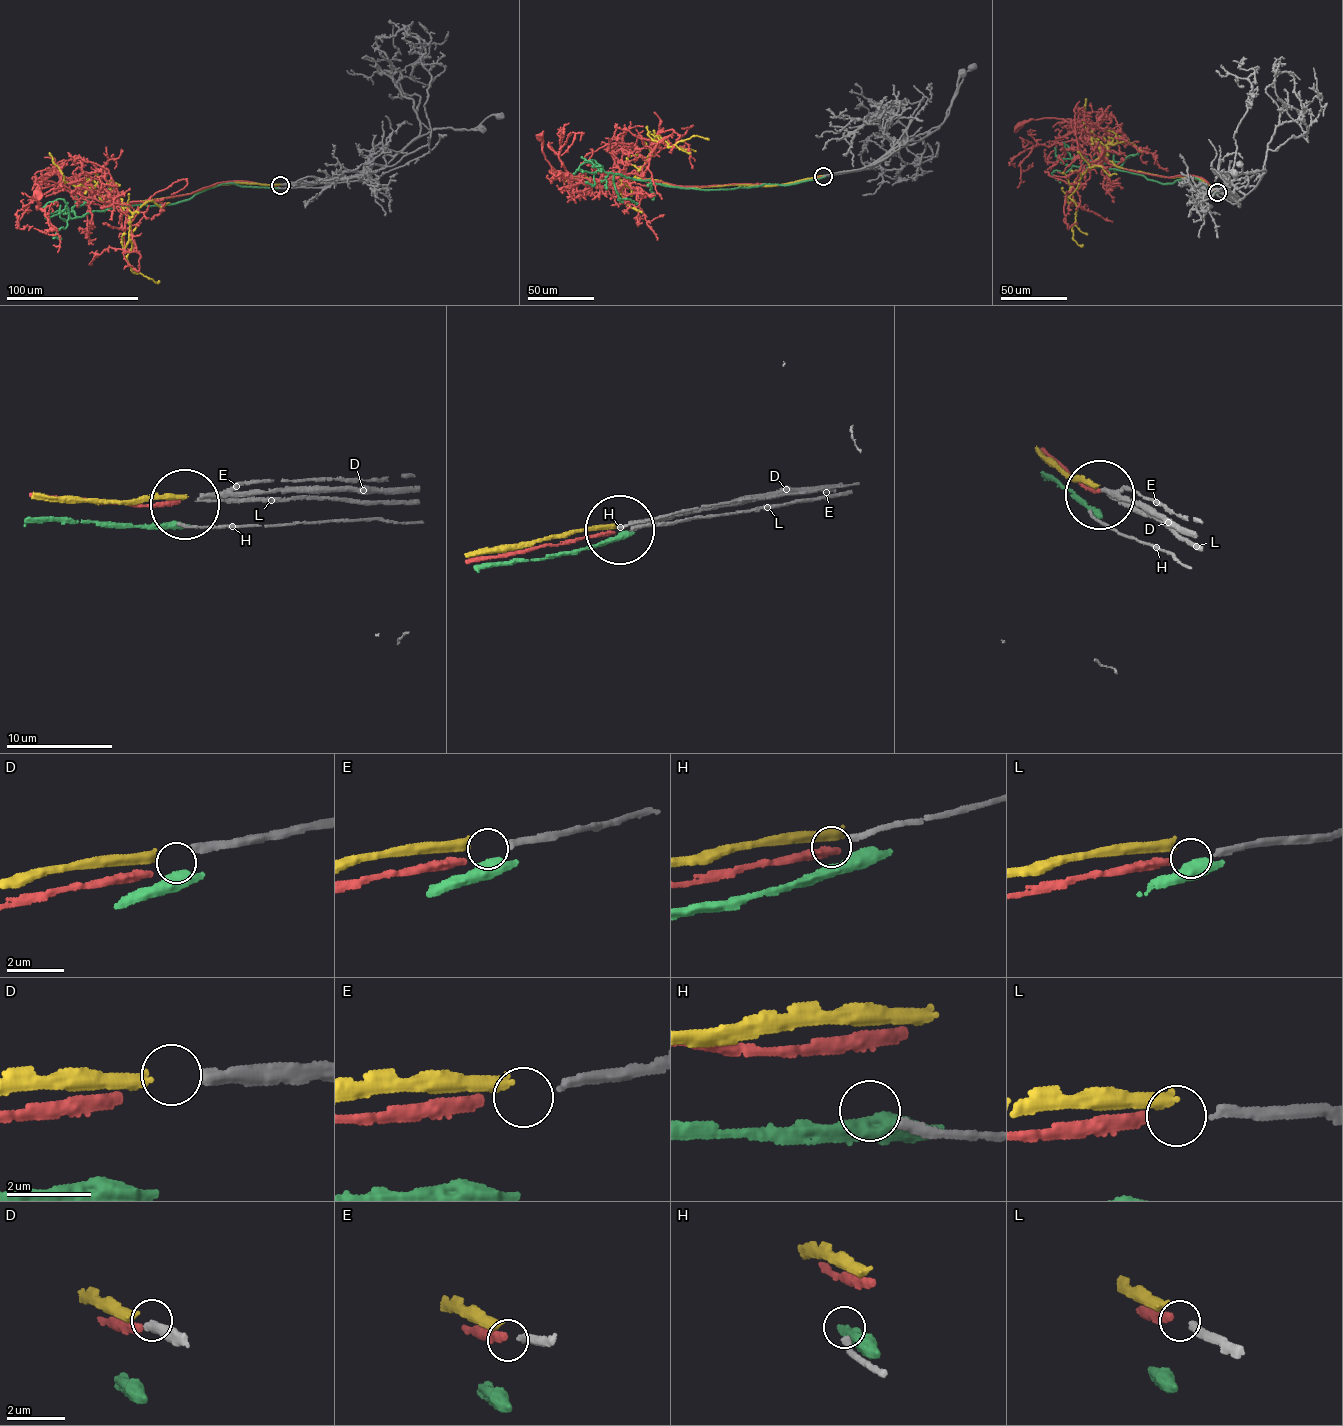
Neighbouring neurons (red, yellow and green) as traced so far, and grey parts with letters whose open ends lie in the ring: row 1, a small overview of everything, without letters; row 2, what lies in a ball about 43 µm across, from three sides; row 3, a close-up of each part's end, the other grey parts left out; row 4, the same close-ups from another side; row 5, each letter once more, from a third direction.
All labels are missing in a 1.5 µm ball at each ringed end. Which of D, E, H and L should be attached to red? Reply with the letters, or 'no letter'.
L

